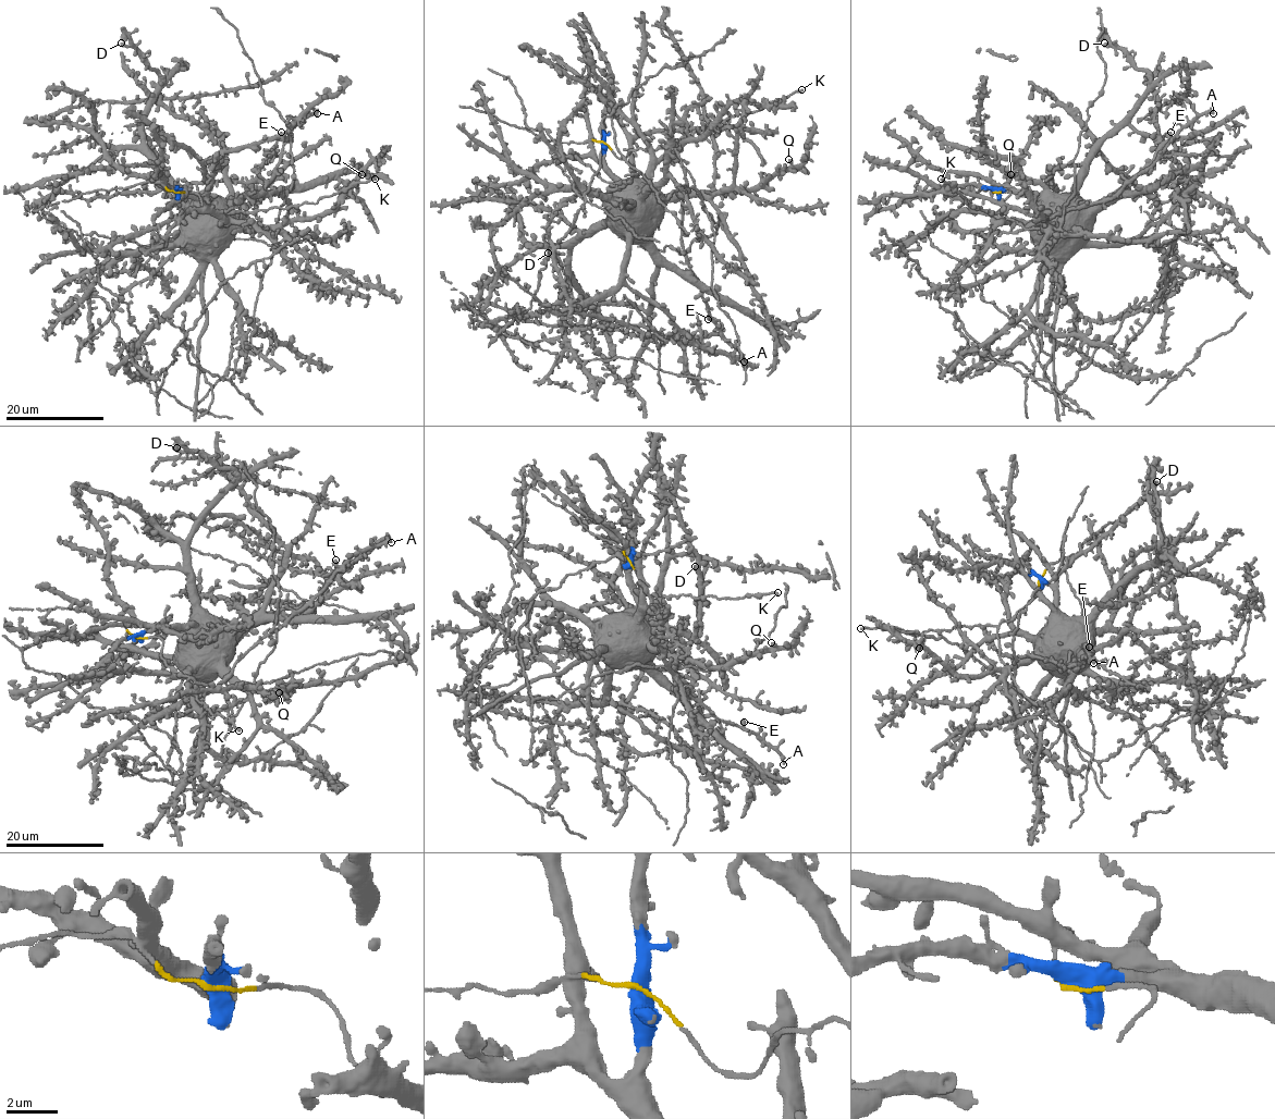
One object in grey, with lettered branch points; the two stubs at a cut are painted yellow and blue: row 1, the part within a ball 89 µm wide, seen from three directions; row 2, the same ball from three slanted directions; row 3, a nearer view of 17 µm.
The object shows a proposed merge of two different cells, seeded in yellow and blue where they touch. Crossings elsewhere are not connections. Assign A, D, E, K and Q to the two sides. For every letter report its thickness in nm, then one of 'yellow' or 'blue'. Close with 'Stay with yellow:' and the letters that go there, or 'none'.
A: 280 nm thick; yellow
D: 440 nm thick; blue
E: 500 nm thick; yellow
K: 240 nm thick; yellow
Q: 420 nm thick; blue
Stay with yellow: A, E, K

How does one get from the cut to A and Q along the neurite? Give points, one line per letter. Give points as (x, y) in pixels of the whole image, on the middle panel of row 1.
A: (602, 142), (622, 159), (630, 150), (670, 150), (687, 171), (681, 242), (684, 257), (709, 314), (745, 361)
Q: (602, 142), (602, 157), (612, 173), (629, 185), (664, 195), (749, 192), (784, 172), (788, 160)

